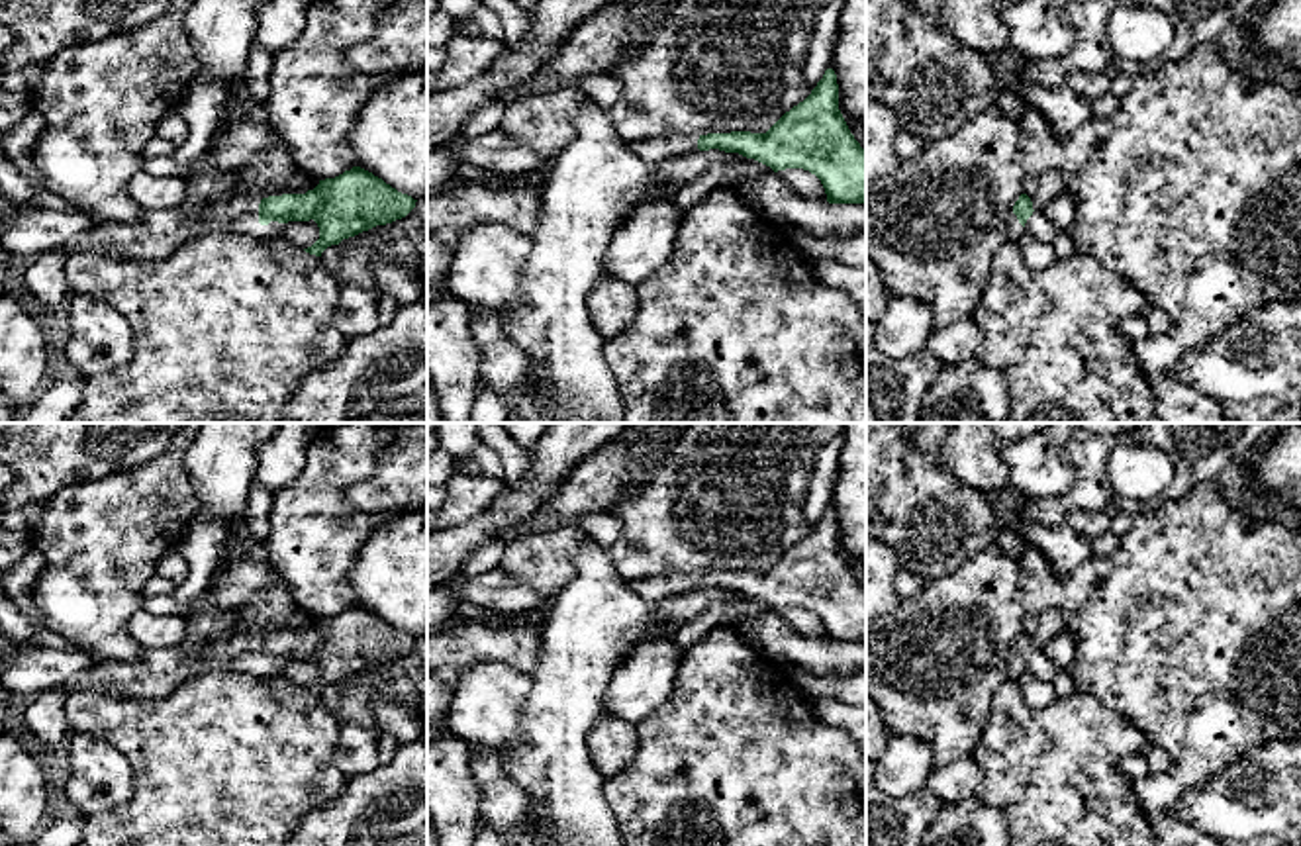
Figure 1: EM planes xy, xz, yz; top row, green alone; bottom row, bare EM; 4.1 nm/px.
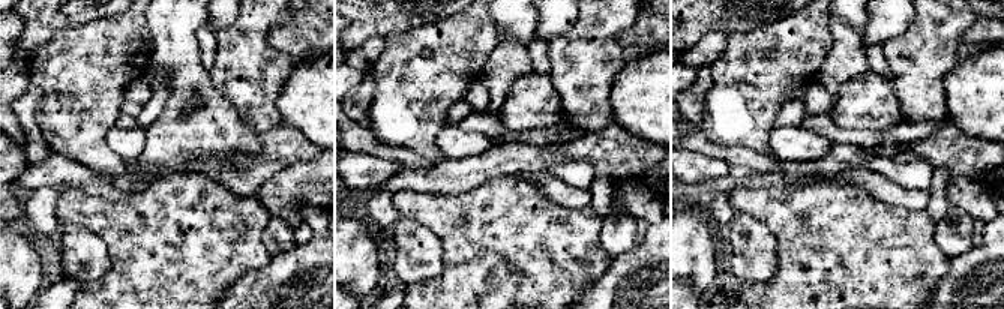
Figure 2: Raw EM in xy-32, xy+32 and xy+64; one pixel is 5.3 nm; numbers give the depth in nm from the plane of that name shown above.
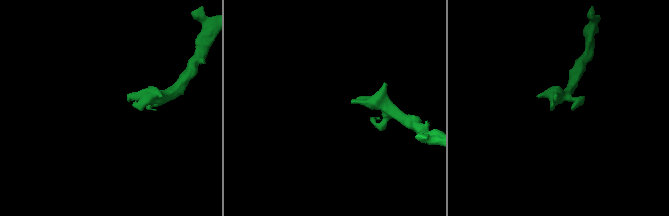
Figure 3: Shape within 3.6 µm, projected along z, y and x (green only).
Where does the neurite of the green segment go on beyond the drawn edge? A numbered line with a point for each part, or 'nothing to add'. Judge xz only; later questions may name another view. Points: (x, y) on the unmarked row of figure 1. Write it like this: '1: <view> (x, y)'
1: xz (657, 588)

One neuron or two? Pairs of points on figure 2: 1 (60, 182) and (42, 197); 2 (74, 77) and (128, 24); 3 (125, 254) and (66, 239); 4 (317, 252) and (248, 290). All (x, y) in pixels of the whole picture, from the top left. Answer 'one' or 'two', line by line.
1: two
2: one
3: two
4: one

